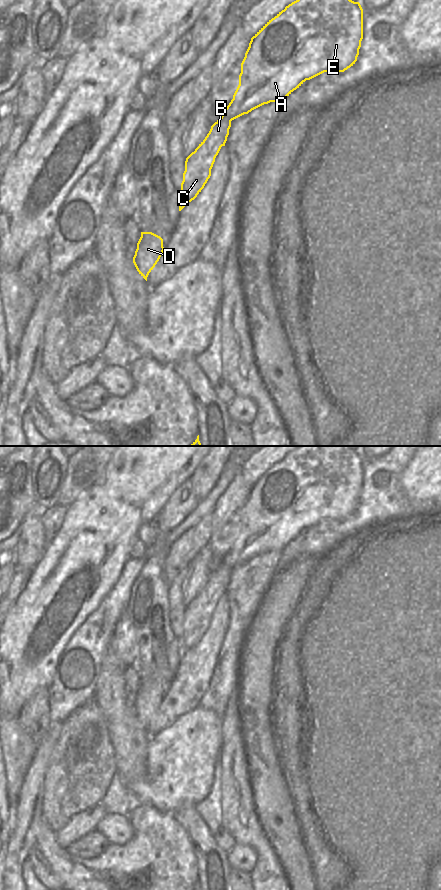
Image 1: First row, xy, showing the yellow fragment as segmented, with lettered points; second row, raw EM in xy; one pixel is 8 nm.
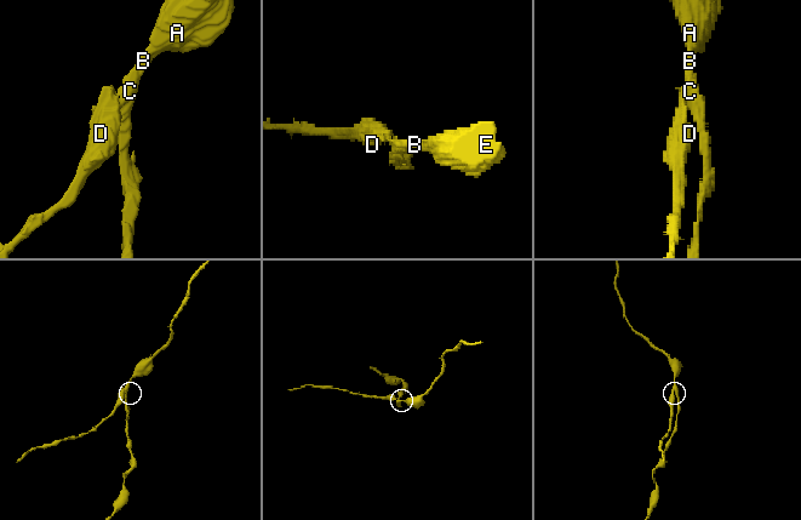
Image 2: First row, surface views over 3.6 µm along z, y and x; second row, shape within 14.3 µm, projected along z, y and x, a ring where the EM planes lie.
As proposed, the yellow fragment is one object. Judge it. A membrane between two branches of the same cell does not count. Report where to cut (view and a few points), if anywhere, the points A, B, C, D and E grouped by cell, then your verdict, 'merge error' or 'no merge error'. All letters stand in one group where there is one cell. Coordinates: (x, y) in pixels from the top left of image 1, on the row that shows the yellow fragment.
xy (180, 190), (185, 203) | A B C E / D | merge error

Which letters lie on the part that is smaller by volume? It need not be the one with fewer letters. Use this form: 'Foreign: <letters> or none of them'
Foreign: D

